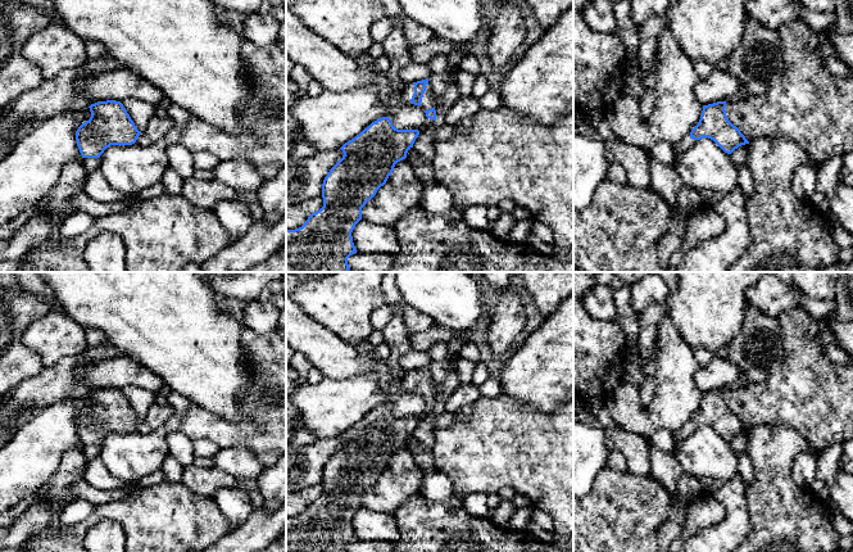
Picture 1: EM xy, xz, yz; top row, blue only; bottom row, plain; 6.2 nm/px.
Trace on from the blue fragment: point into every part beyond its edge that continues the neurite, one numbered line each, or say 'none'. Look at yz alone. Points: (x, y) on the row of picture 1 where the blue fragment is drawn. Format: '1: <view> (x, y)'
1: yz (686, 143)

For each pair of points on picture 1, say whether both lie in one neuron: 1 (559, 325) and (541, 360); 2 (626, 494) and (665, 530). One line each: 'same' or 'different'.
1: same
2: different

